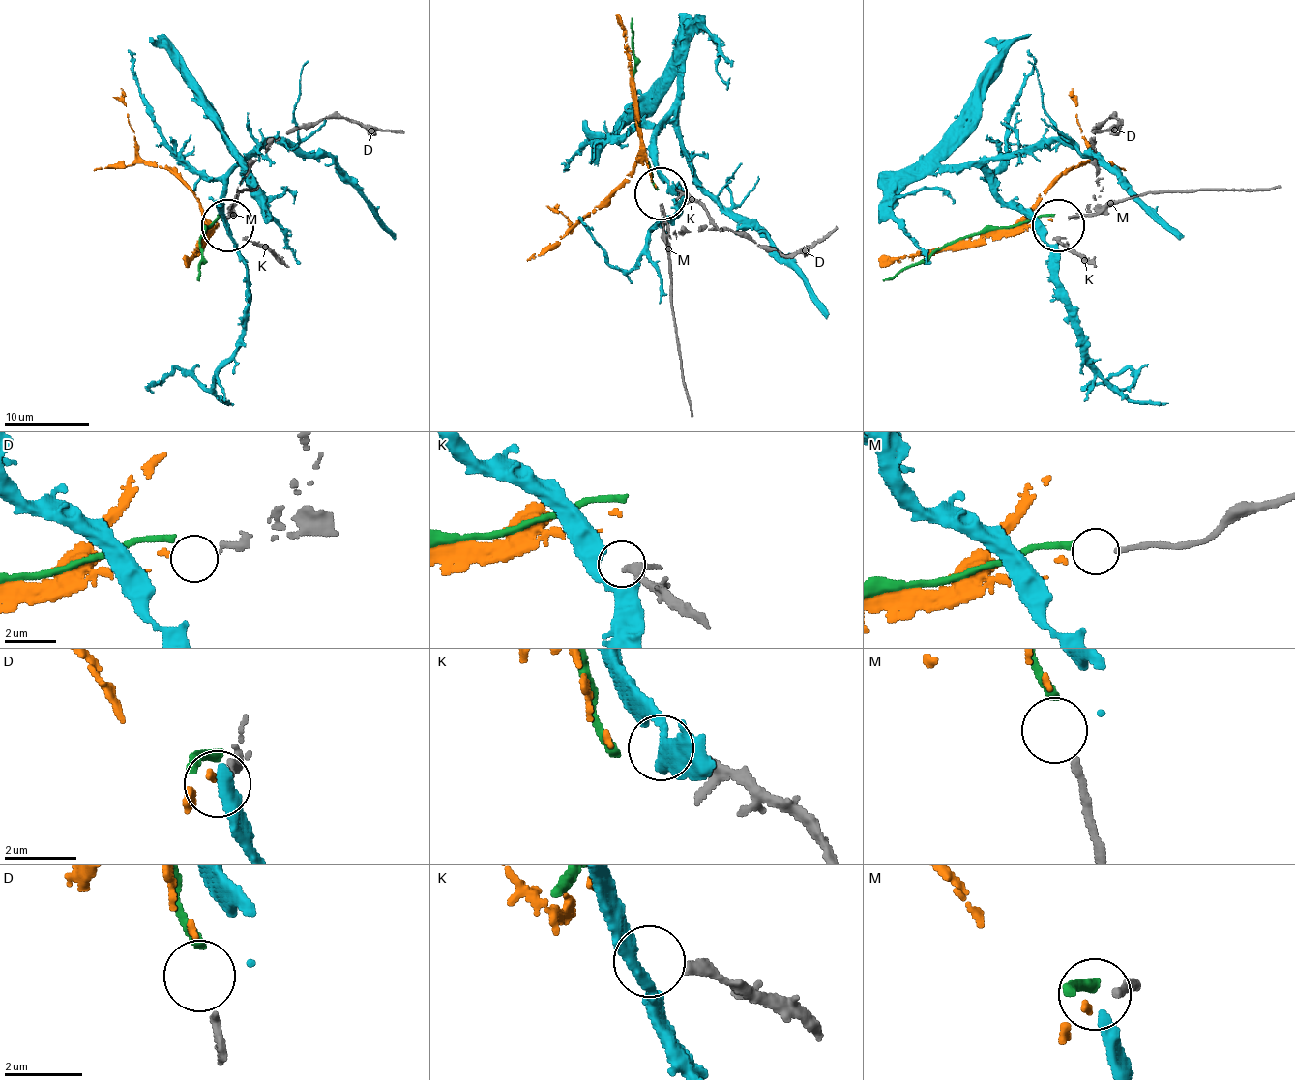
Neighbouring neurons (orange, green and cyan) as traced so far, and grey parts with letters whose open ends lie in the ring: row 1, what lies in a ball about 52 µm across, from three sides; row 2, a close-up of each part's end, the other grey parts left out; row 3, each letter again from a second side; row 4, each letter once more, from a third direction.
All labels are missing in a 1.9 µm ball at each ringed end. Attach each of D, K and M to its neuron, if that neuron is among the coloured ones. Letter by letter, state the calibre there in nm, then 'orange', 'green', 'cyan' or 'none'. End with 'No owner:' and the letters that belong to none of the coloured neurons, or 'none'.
D: calibre 200 nm; orange
K: calibre 200 nm; cyan
M: calibre 200 nm; green
No owner: none

